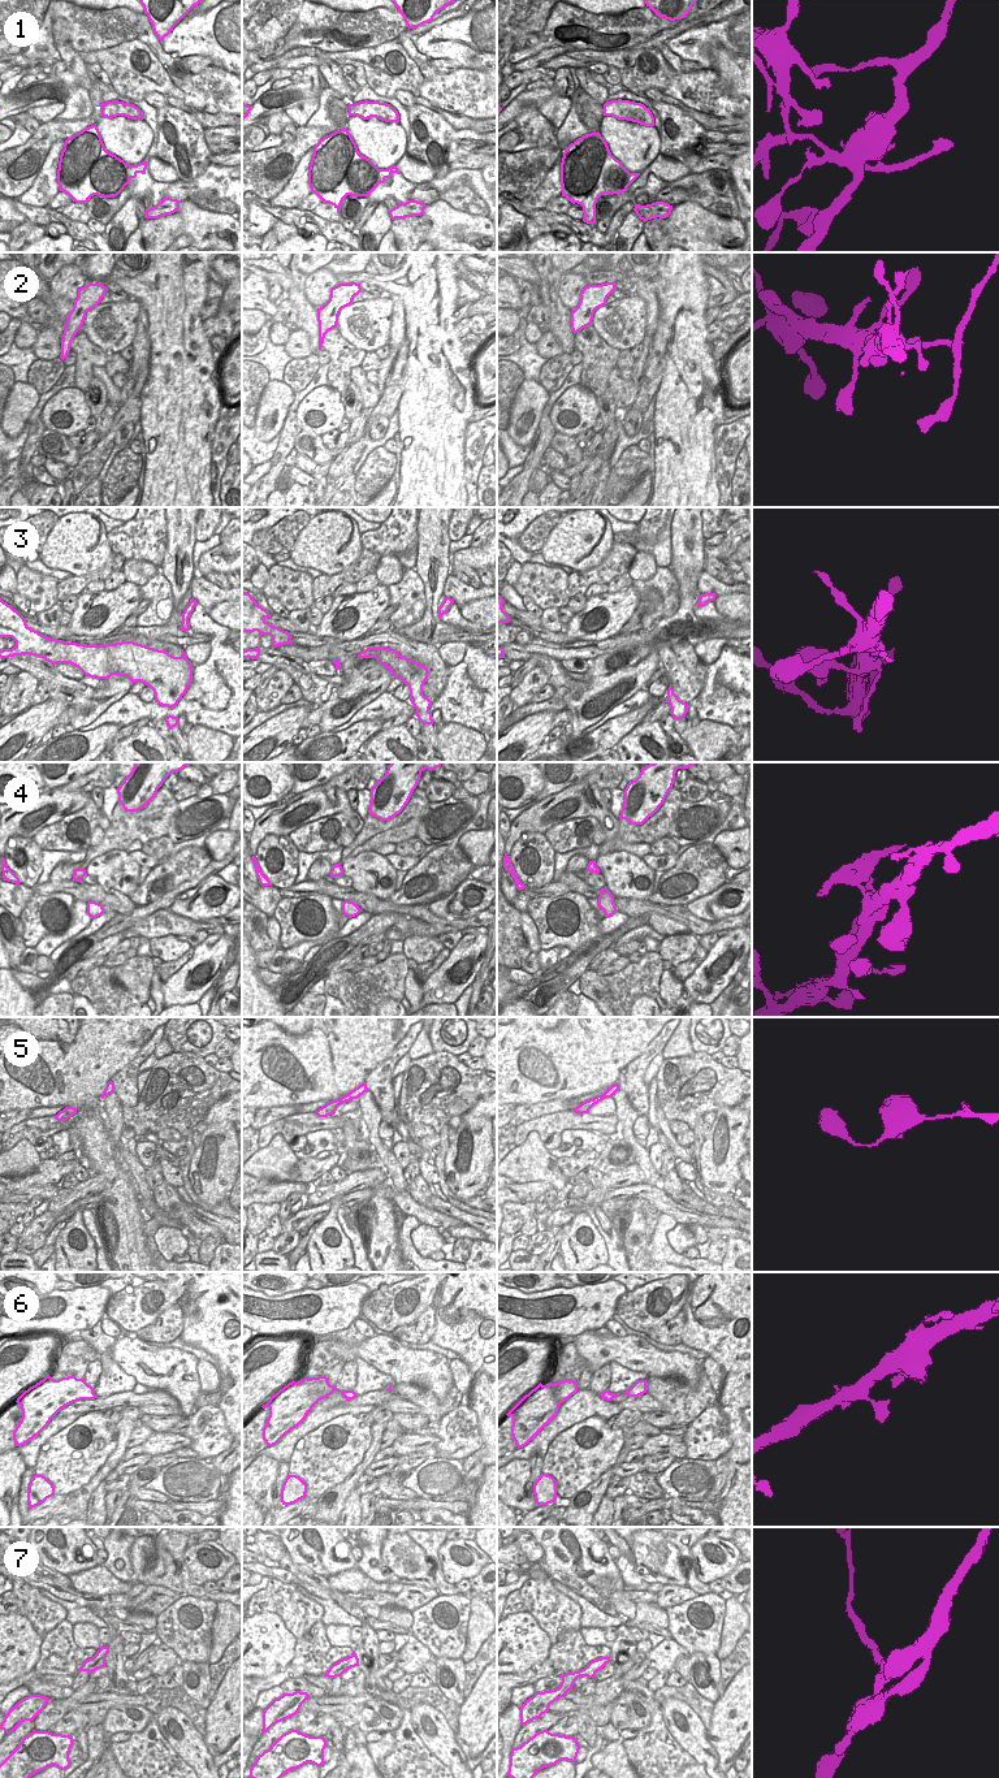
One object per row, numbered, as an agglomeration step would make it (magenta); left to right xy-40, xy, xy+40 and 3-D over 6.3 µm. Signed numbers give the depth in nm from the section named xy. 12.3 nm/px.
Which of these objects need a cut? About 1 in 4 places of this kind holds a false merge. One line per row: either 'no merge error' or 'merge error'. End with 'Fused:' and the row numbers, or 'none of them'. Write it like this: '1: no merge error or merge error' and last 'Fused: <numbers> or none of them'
1: merge error
2: no merge error
3: no merge error
4: merge error
5: no merge error
6: no merge error
7: merge error
Fused: 1, 4, 7

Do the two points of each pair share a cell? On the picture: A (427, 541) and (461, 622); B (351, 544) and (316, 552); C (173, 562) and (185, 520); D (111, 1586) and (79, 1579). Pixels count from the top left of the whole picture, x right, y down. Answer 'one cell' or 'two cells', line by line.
A: two cells
B: one cell
C: one cell
D: one cell

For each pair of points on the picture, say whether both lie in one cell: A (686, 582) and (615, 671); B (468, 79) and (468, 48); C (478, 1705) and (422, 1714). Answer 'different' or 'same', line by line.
A: same
B: different
C: different

